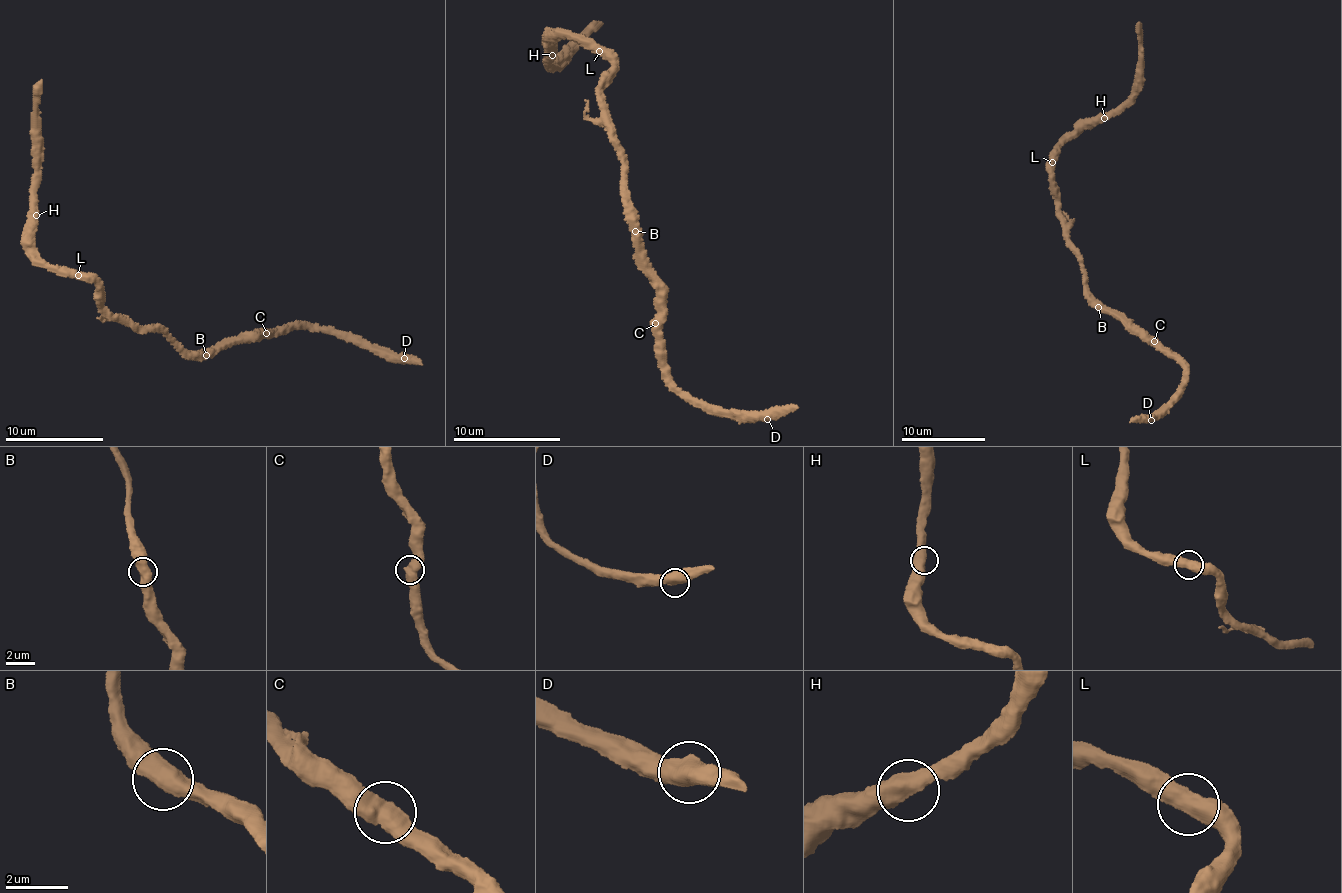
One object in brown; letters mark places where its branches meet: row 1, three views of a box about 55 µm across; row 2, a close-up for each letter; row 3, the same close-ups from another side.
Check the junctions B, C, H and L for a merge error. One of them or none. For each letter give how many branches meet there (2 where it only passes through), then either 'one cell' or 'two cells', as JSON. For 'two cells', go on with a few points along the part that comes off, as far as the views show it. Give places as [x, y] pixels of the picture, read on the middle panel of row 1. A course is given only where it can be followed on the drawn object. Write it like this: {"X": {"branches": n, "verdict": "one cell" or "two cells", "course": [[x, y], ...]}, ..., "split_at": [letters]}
{"B": {"branches": 2, "verdict": "one cell"}, "C": {"branches": 2, "verdict": "one cell"}, "H": {"branches": 2, "verdict": "one cell"}, "L": {"branches": 2, "verdict": "one cell"}, "split_at": []}

